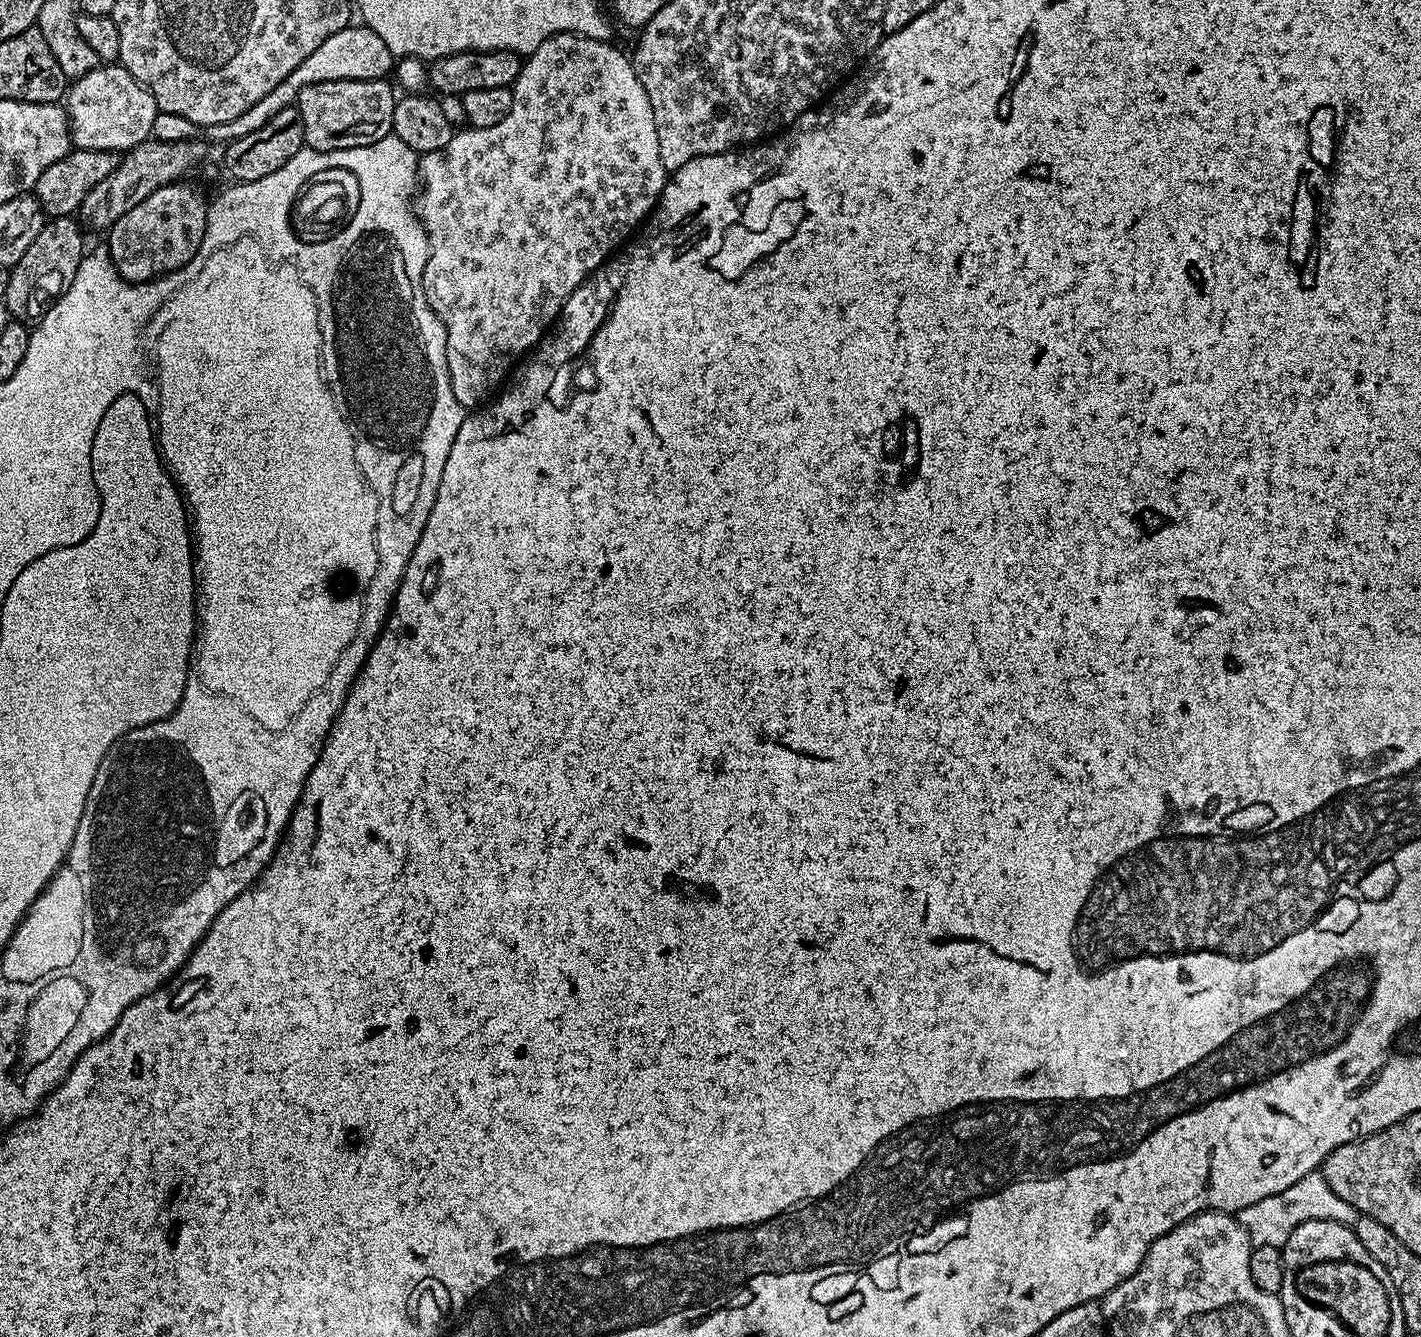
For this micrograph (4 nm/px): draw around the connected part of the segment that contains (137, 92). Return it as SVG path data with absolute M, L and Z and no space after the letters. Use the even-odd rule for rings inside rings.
M108 62L71 81L66 92L66 111L76 148L123 154L152 136L158 111L156 98L119 63Z

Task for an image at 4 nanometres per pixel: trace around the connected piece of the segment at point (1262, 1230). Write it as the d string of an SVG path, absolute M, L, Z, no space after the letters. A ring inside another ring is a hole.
M1317 1170L1306 1174L1306 1178L1298 1178L1294 1186L1286 1186L1278 1194L1270 1194L1270 1198L1262 1198L1262 1202L1254 1202L1246 1206L1238 1214L1240 1225L1246 1230L1250 1242L1254 1246L1274 1246L1283 1249L1284 1244L1302 1226L1302 1222L1311 1220L1329 1220L1339 1224L1355 1225L1357 1210L1350 1202L1338 1198L1334 1190L1326 1182L1323 1171Z

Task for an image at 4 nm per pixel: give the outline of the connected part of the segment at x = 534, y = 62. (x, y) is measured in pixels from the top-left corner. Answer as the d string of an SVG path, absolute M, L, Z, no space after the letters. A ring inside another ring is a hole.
M560 32L546 38L546 42L542 42L542 46L538 46L538 50L534 50L521 63L516 83L511 87L510 114L506 114L498 126L468 126L465 132L453 131L445 148L425 152L419 157L418 215L428 232L429 251L424 271L424 296L434 314L438 314L448 328L448 373L452 379L454 398L458 398L465 410L483 405L509 379L521 359L519 356L524 351L527 353L535 349L557 323L564 303L574 294L577 286L583 284L593 272L603 269L609 257L625 247L629 239L627 236L632 231L635 233L647 221L664 192L666 173L662 166L662 154L658 154L658 130L654 126L650 98L646 90L642 90L642 82L638 82L631 59L623 56L614 45L607 40L591 40L574 32Z

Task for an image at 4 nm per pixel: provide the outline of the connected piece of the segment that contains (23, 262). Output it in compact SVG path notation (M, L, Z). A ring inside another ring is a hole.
M53 216L45 223L42 234L34 238L30 250L26 250L26 254L22 254L20 261L8 272L2 304L13 321L35 325L52 309L52 304L68 289L70 282L74 282L86 252L83 231L81 221L72 216Z

